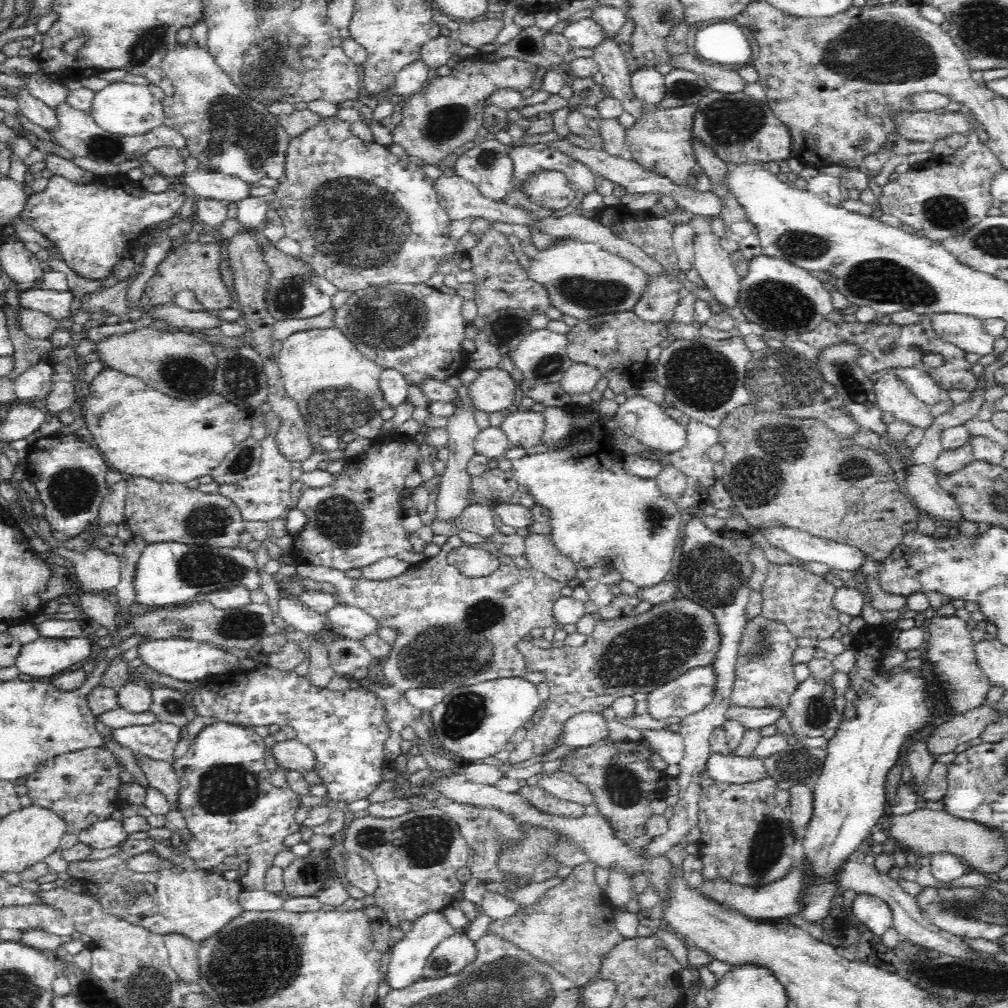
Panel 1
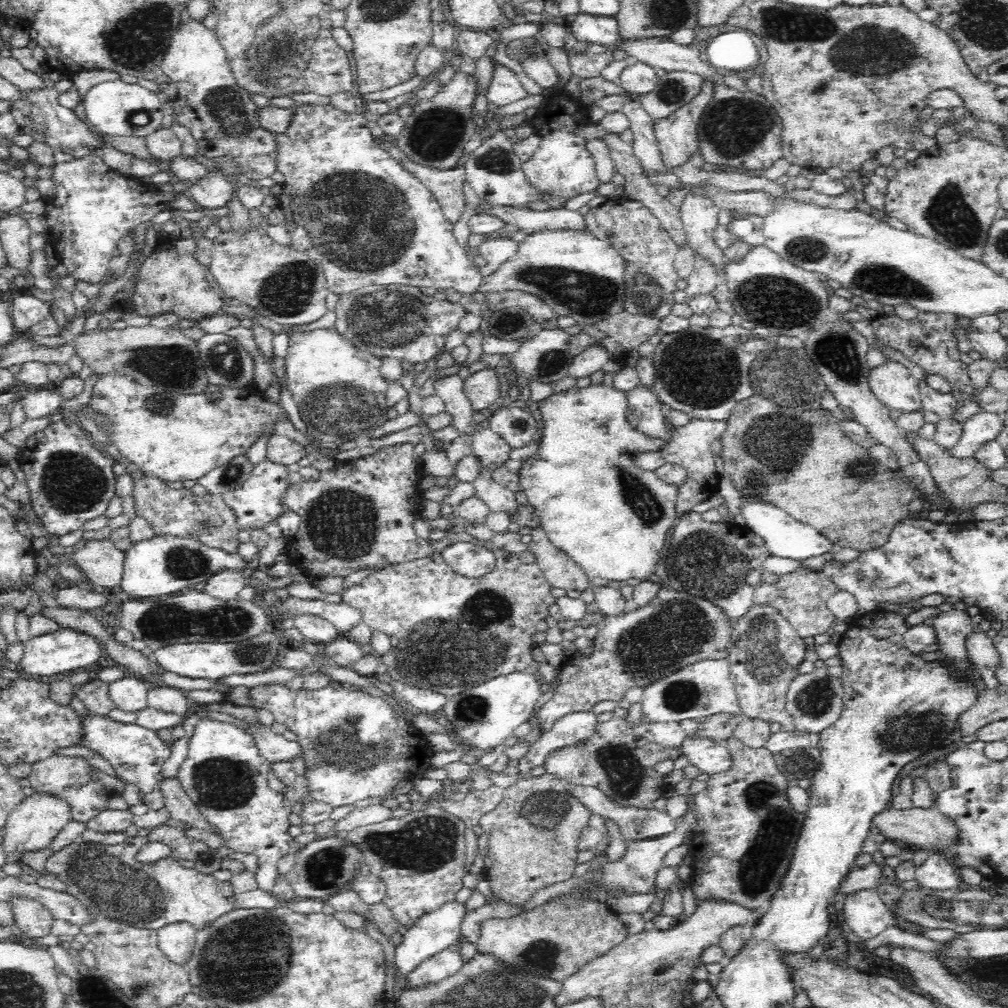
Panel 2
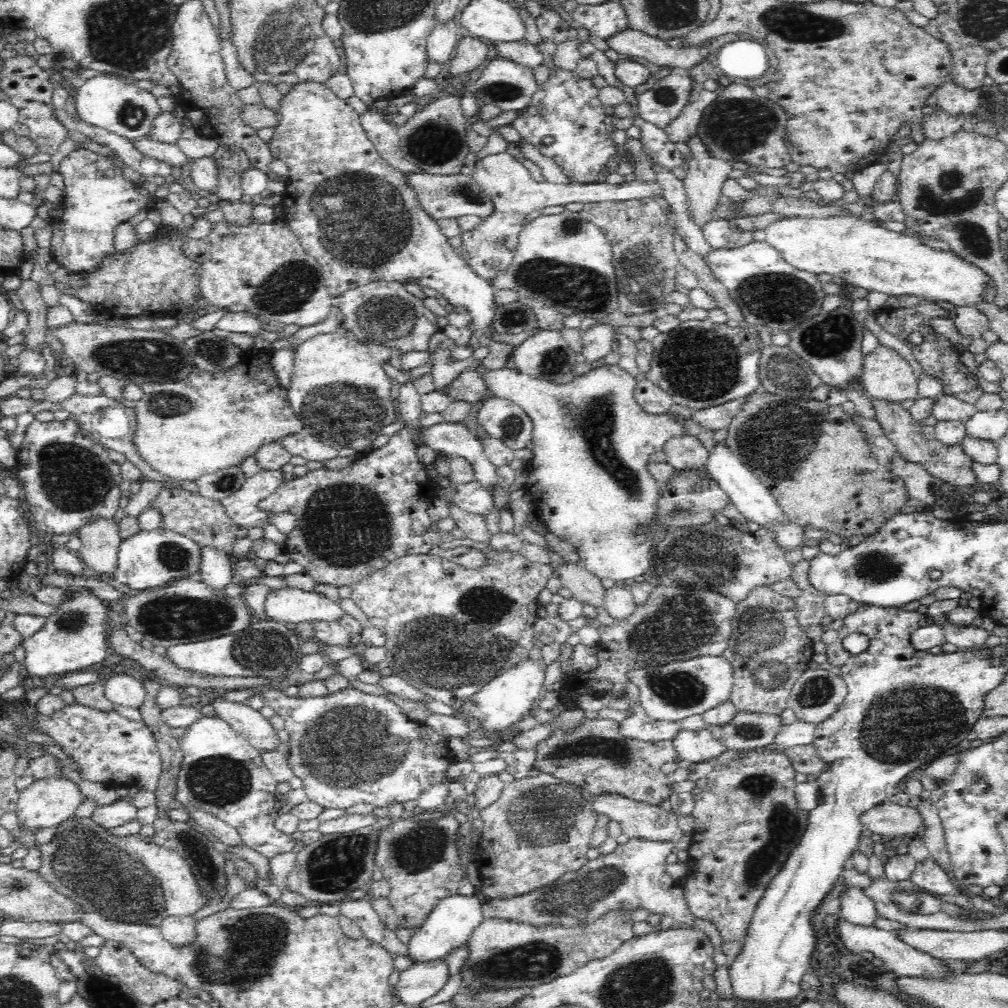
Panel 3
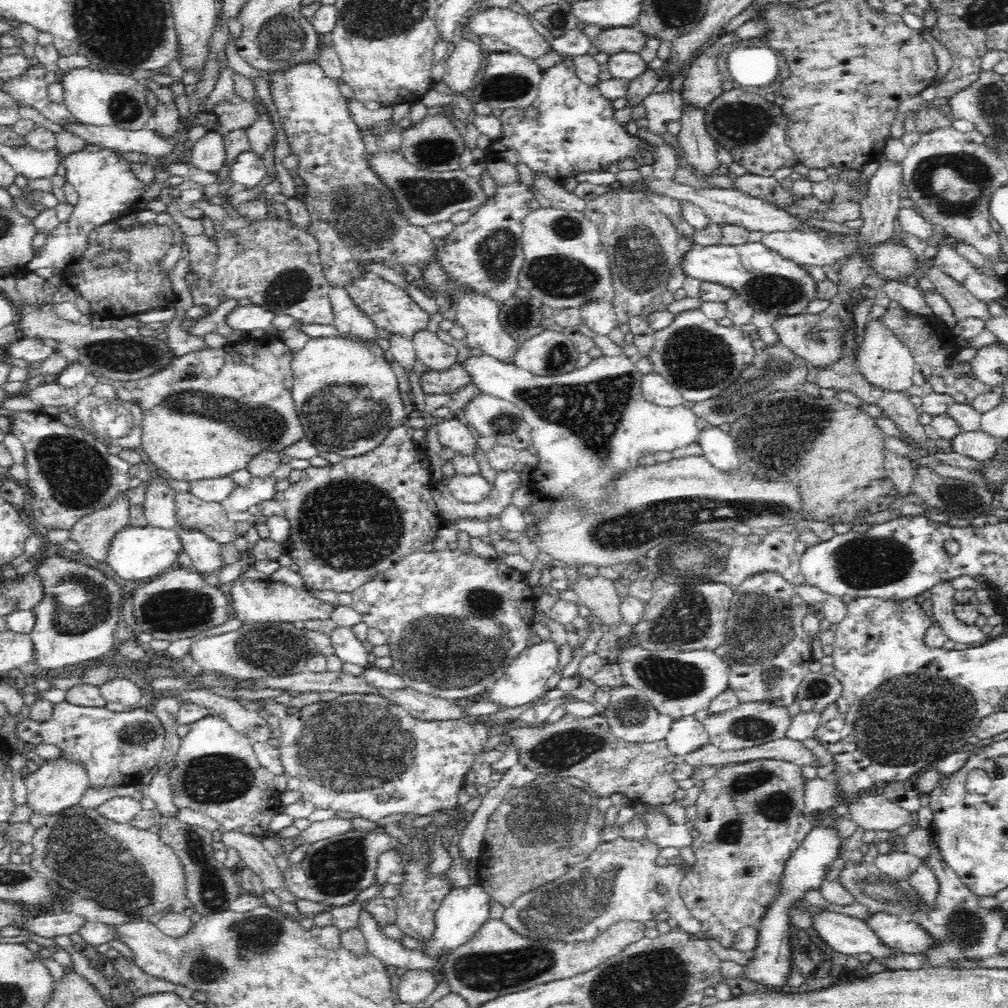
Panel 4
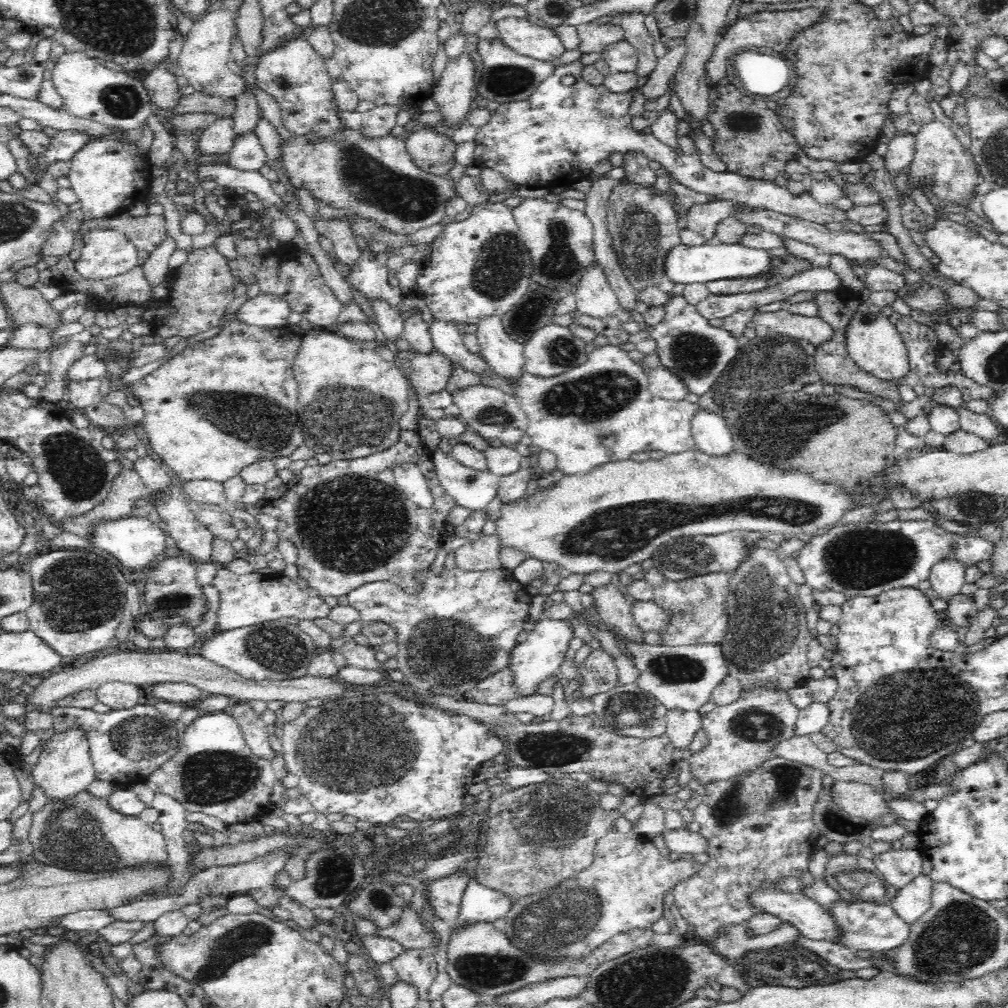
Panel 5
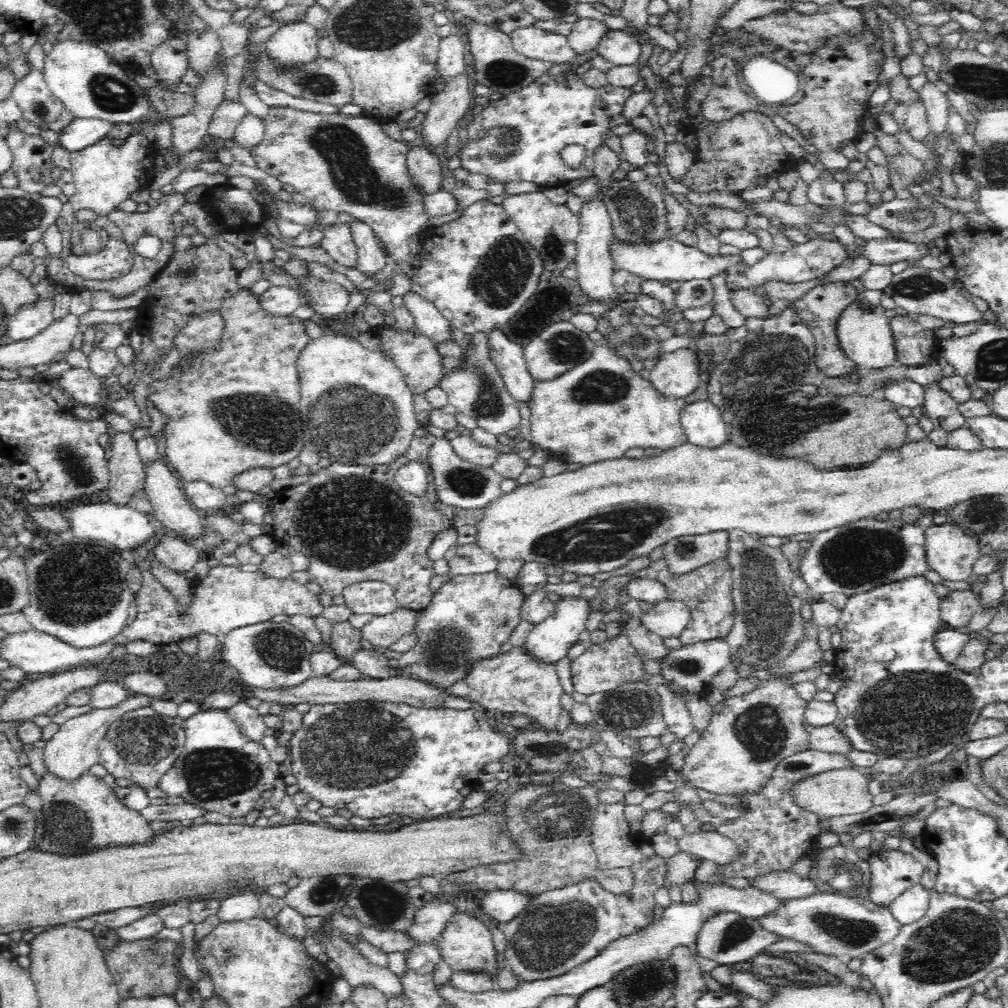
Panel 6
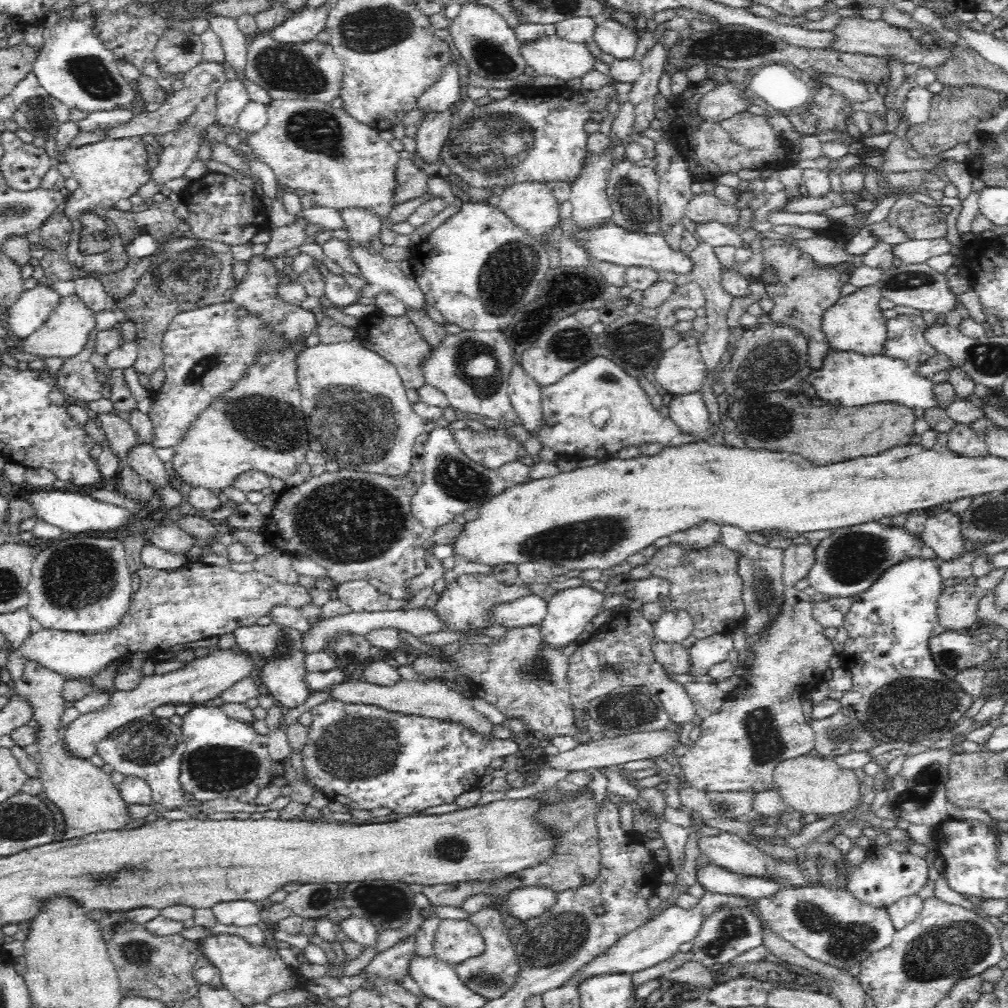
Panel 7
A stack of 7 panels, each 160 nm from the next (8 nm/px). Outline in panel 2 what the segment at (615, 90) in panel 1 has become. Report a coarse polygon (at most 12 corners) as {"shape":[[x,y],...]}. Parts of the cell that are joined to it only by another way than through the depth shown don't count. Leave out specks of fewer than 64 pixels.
{"shape":[[624,96],[622,112],[633,131],[633,153],[642,168],[667,171],[653,118],[640,100]]}

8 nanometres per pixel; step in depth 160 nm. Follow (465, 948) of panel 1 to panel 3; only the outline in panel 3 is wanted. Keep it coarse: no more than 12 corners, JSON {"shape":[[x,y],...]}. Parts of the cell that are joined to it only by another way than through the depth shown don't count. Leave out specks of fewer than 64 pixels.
{"shape":[[442,957],[412,963],[393,989],[399,1002],[421,1004],[450,976]]}

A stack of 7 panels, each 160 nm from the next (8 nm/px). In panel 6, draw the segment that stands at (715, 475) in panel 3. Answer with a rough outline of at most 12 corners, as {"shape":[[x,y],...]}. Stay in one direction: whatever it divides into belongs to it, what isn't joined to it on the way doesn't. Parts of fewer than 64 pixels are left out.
{"shape":[[707,400],[687,403],[680,421],[688,443],[729,442],[722,412]]}

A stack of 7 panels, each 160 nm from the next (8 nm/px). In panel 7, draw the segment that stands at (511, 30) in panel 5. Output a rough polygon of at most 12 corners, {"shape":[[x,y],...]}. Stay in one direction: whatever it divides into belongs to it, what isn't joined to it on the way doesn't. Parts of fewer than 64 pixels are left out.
{"shape":[[558,34],[519,43],[537,76],[565,82],[594,68],[585,44]]}

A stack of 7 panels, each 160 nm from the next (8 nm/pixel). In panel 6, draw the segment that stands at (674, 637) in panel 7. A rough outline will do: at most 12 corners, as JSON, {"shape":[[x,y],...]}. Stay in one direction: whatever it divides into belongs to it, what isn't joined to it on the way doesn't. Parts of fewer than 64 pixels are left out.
{"shape":[[666,598],[644,610],[650,633],[677,637],[690,620],[687,604]]}

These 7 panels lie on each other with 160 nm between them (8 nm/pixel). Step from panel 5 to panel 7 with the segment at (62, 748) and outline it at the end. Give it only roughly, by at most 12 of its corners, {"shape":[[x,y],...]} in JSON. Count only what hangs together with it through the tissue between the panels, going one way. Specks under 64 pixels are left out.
{"shape":[[216,649],[182,669],[149,670],[100,710],[64,728],[63,748],[89,760],[113,730],[163,704],[200,704],[253,676],[257,660]]}

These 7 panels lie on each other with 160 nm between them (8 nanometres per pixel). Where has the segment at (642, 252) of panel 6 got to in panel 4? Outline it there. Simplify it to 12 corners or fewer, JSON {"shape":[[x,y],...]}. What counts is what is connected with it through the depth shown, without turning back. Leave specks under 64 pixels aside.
{"shape":[[762,242],[694,244],[686,276],[771,320],[807,314],[808,270]]}

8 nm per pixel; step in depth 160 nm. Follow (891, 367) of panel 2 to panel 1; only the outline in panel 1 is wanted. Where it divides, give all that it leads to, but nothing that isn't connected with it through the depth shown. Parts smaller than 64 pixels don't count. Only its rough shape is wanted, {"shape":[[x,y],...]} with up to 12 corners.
{"shape":[[892,375],[874,382],[881,412],[928,431],[930,405],[922,403]]}

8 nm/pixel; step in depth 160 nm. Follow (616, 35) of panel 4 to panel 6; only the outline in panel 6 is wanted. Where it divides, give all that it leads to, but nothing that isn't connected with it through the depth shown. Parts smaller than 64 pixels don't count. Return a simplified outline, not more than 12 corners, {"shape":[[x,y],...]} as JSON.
{"shape":[[580,18],[567,39],[576,54],[596,49],[610,30],[599,19]]}

